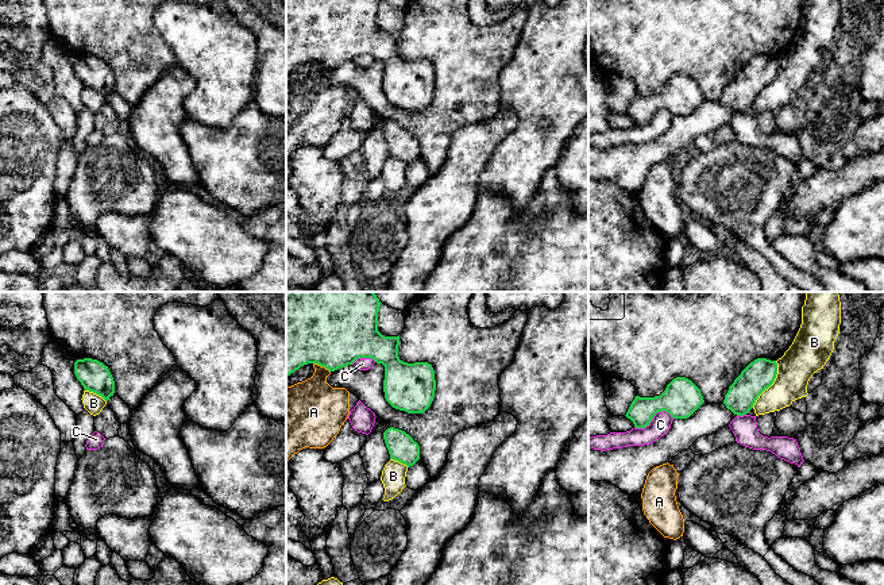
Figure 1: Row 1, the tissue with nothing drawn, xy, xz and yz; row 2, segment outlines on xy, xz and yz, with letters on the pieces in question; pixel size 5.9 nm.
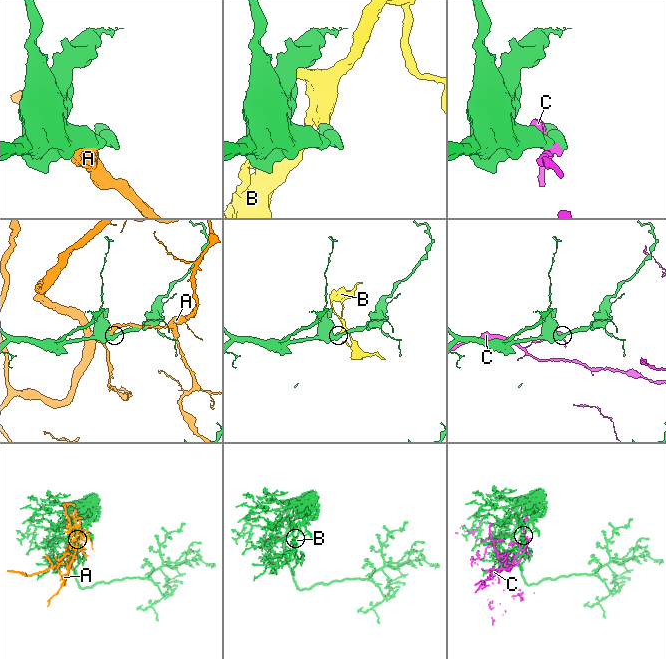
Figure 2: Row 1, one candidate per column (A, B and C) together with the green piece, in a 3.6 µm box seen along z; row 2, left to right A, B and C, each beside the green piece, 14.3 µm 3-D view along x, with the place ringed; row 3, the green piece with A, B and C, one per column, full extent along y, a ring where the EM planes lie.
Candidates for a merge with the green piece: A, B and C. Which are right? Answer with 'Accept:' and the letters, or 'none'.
Accept: none

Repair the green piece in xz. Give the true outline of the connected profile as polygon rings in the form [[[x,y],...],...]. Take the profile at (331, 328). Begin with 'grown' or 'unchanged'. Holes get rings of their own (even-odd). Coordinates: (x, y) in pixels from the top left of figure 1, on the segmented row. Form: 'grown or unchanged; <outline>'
unchanged; [[[286,292],[286,377],[308,363],[335,372],[358,358],[371,358],[385,366],[386,401],[408,413],[424,413],[435,397],[435,370],[428,362],[399,359],[399,335],[385,336],[378,331],[381,304],[374,292]]]

